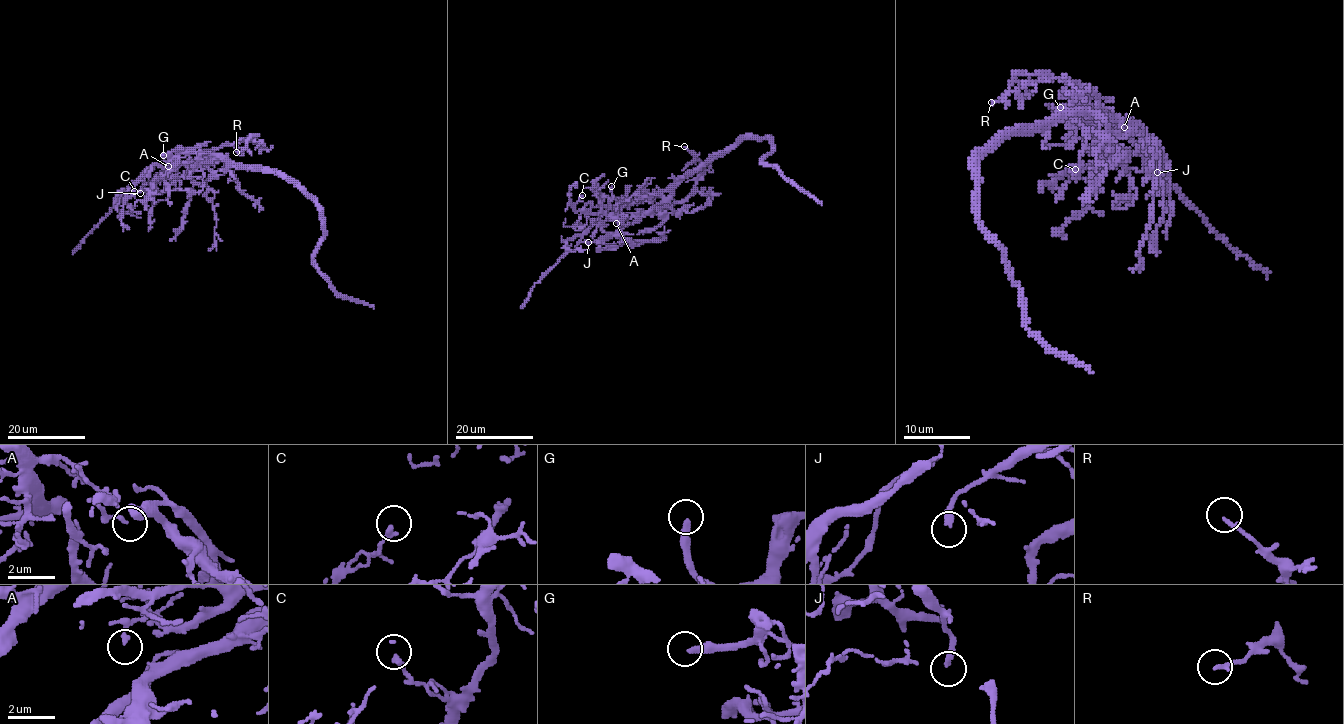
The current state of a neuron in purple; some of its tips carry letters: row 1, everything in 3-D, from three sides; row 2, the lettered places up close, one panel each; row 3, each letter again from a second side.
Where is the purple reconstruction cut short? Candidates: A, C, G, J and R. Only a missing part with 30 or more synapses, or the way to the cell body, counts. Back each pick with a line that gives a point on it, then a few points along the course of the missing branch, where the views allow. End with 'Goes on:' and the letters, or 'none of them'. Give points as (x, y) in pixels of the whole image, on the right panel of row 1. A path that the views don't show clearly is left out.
G: place (1060, 107); course (1060, 107), (1048, 112), (1025, 134), (1022, 127), (1003, 134)
Goes on: G

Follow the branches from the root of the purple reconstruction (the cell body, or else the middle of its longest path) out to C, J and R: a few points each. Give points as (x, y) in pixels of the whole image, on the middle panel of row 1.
C: (691, 174), (680, 176), (667, 189), (627, 201), (599, 214), (574, 210), (574, 204), (582, 195)
J: (691, 174), (666, 201), (656, 204), (612, 236), (588, 242)
R: (691, 174), (659, 207), (681, 203), (703, 172), (704, 165), (684, 146)

